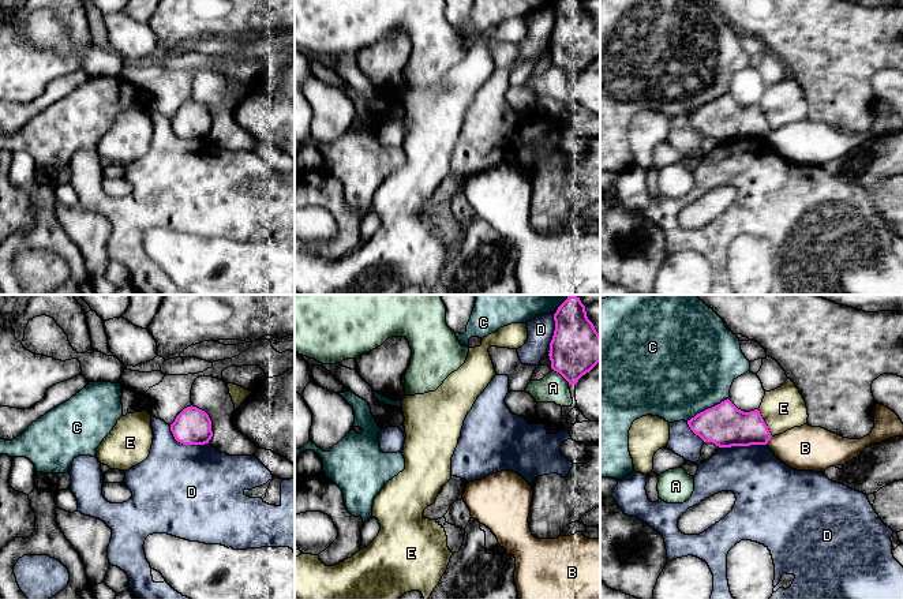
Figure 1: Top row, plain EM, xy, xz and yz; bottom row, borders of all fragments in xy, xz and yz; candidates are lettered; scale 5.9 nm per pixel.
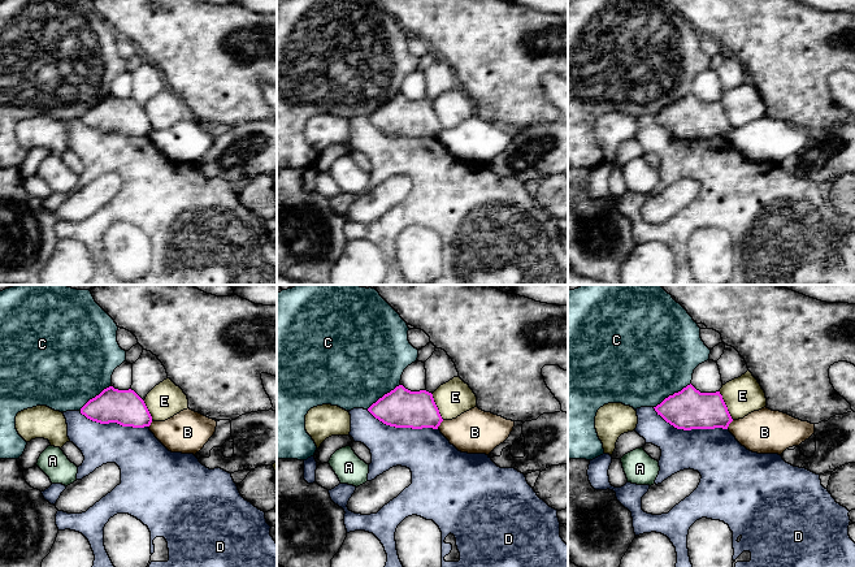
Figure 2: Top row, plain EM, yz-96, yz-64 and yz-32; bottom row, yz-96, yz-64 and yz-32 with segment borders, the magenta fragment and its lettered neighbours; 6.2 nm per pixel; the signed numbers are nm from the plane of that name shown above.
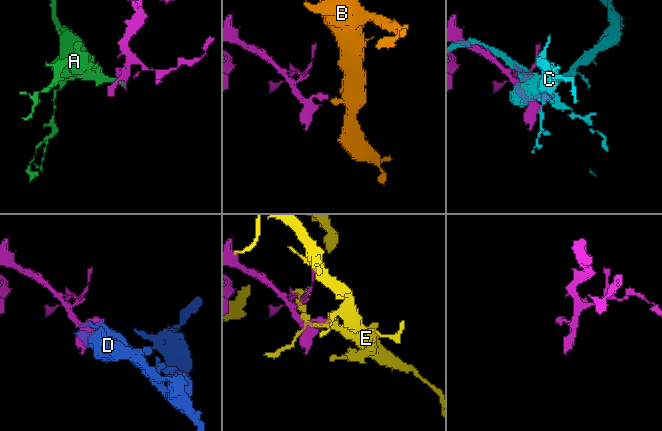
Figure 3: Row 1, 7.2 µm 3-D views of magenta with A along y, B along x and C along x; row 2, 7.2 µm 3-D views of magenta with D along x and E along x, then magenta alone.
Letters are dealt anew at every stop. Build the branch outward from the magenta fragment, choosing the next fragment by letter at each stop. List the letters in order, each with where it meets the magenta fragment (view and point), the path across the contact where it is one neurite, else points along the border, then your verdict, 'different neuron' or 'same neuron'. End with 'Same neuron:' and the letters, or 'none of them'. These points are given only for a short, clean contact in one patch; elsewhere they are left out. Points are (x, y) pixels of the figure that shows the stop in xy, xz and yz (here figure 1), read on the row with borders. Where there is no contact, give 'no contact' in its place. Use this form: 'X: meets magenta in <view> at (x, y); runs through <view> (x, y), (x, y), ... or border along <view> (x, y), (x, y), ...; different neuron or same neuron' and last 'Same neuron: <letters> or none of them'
A: meets magenta in xz at (561, 374); different neuron
B: meets magenta in yz at (770, 438); border along yz (771, 435), (765, 444); different neuron
C: meets magenta in yz at (708, 408); different neuron
D: meets magenta in xy at (186, 444); different neuron
E: meets magenta in yz at (764, 423); different neuron
Same neuron: none of them

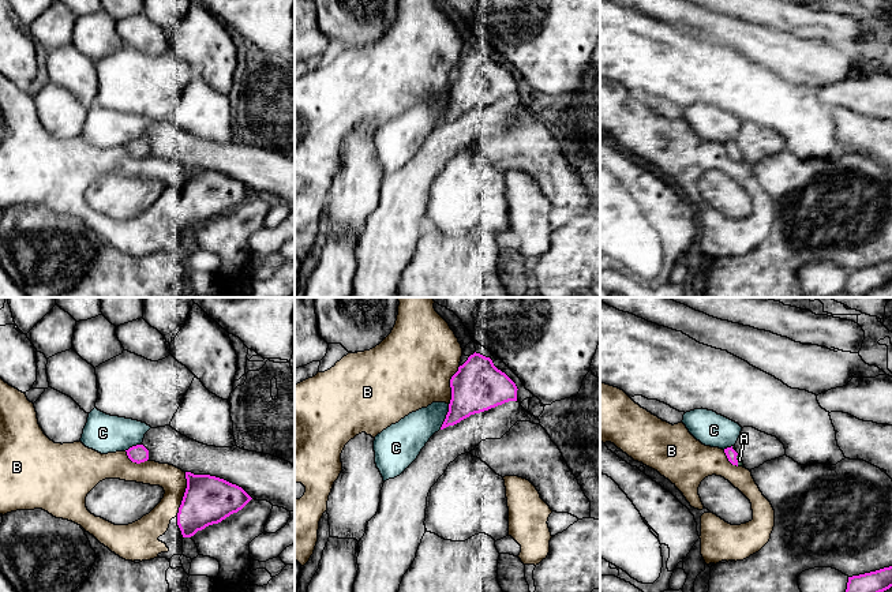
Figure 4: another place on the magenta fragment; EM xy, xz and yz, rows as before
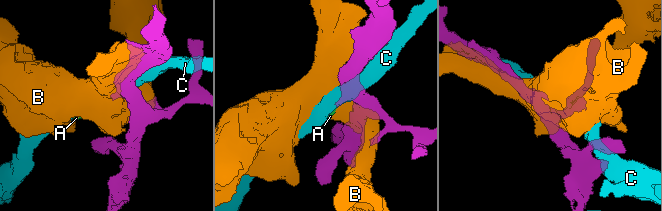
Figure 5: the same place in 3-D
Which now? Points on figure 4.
A: meets magenta in yz at (737, 460); runs through yz (731, 454), (737, 460), (739, 460); same neuron
B: meets magenta in xy at (184, 494); different neuron
C: meets magenta in xz at (446, 416); different neuron
Same neuron: A

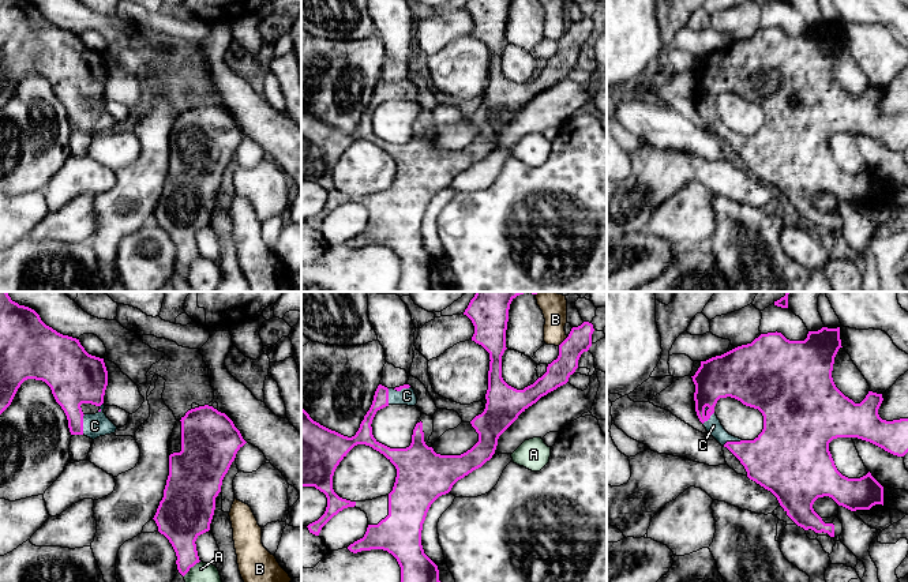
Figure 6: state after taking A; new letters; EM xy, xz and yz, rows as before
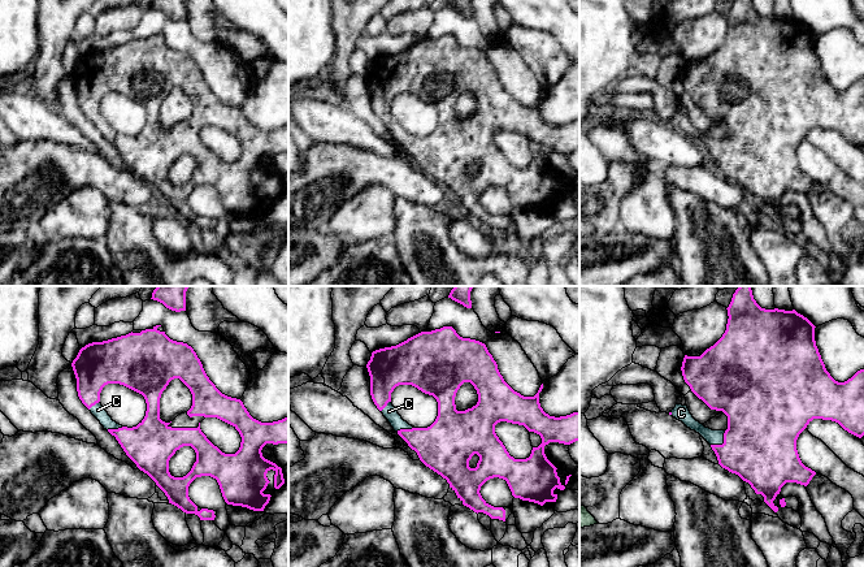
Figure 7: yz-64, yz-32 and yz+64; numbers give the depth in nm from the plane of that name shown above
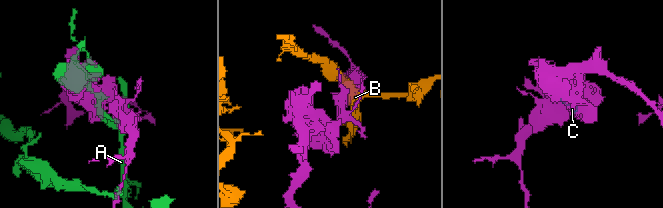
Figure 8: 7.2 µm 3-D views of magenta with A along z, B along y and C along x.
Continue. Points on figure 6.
A: meets magenta in xy at (191, 566); different neuron
B: meets magenta in xz at (563, 341); different neuron
C: meets magenta in xy at (82, 424); same neuron
Same neuron: C

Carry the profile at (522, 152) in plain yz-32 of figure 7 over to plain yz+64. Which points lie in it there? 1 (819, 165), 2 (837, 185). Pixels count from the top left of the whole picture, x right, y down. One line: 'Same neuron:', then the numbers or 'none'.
Same neuron: 1, 2

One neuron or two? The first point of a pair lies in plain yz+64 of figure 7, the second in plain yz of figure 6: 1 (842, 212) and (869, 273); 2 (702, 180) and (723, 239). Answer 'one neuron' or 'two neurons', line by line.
1: two neurons
2: two neurons

